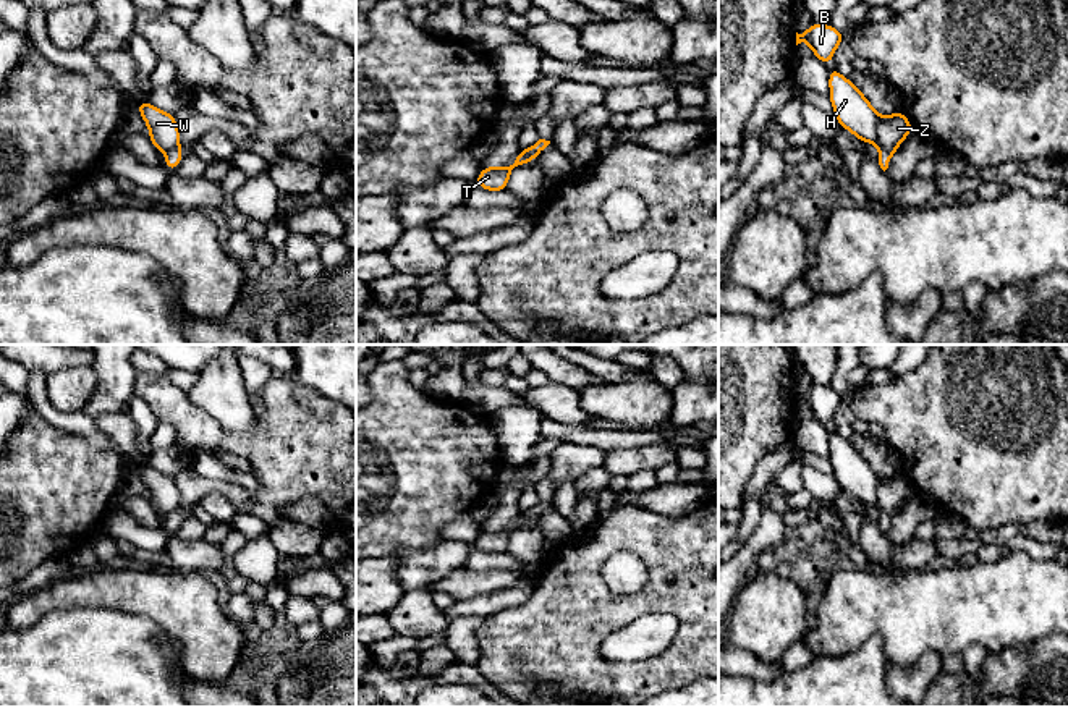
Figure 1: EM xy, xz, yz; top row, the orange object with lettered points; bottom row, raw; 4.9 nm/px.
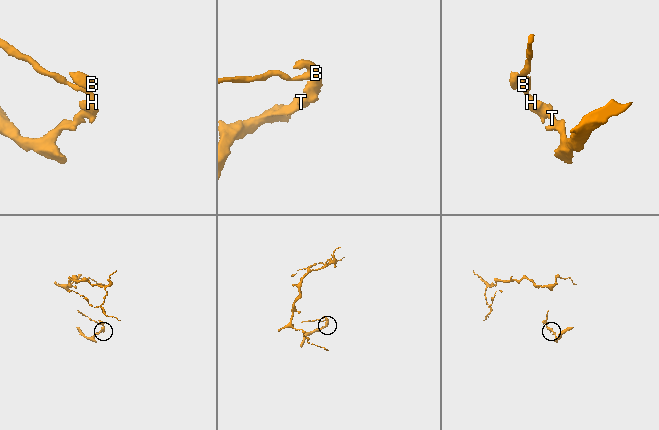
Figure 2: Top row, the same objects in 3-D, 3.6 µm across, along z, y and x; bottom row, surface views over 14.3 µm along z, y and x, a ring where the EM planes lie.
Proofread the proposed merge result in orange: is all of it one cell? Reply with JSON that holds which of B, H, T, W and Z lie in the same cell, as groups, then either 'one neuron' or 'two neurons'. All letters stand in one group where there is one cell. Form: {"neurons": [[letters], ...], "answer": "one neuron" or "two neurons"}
{"neurons": [["B", "H"], ["T", "W", "Z"]], "answer": "two neurons"}

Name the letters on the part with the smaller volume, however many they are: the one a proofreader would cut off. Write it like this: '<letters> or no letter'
T, W, Z

